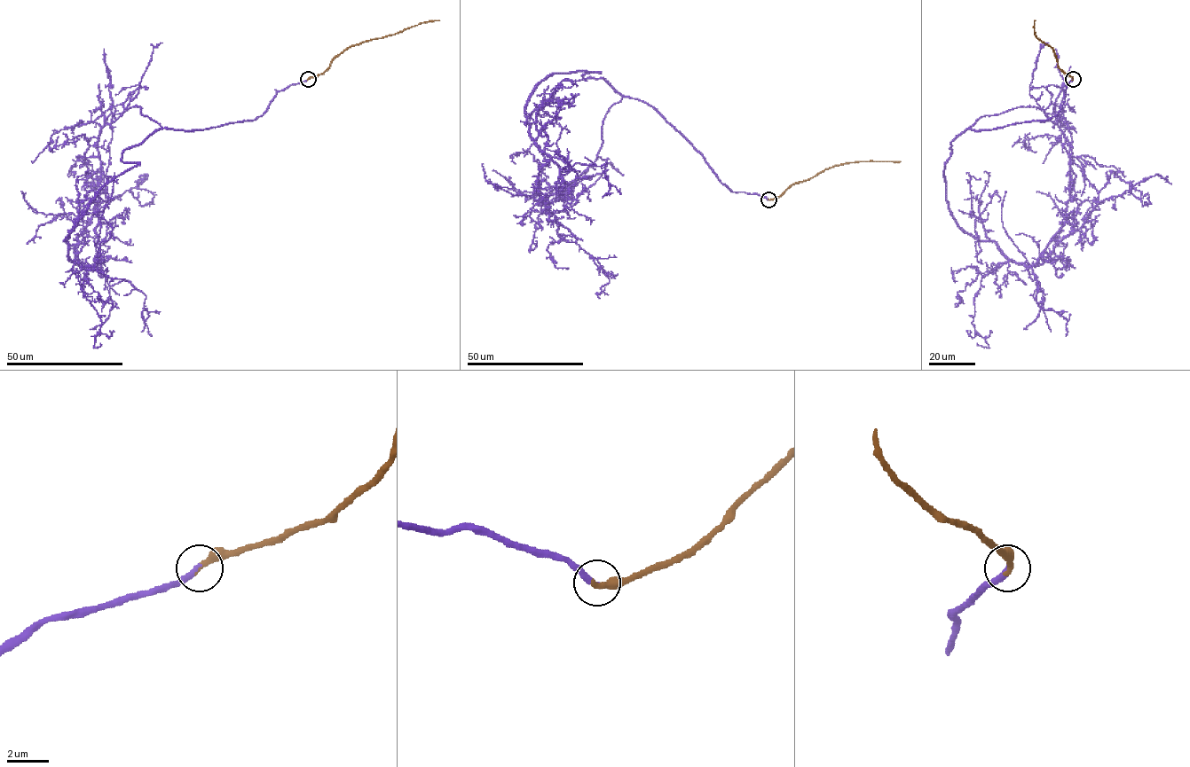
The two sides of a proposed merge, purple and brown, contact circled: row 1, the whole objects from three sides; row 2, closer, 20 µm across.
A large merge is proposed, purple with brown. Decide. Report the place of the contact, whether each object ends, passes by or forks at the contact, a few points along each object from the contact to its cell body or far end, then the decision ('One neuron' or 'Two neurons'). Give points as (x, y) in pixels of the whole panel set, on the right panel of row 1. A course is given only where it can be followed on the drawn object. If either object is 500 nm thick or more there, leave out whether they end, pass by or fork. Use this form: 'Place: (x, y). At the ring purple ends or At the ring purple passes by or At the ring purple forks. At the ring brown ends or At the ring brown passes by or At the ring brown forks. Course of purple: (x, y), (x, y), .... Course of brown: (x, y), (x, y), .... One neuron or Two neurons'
Place: (1073, 79). At the ring purple ends. At the ring brown ends. Course of purple: (1072, 79), (1056, 115), (967, 129), (945, 162), (957, 224), (1031, 267), (1099, 193), (1054, 136), (1026, 136). Course of brown: (1072, 79), (1058, 66), (1053, 50), (1036, 35), (1035, 20). One neuron

